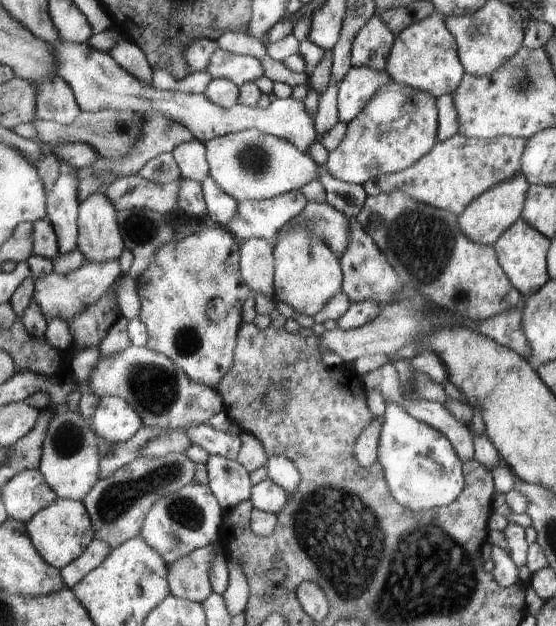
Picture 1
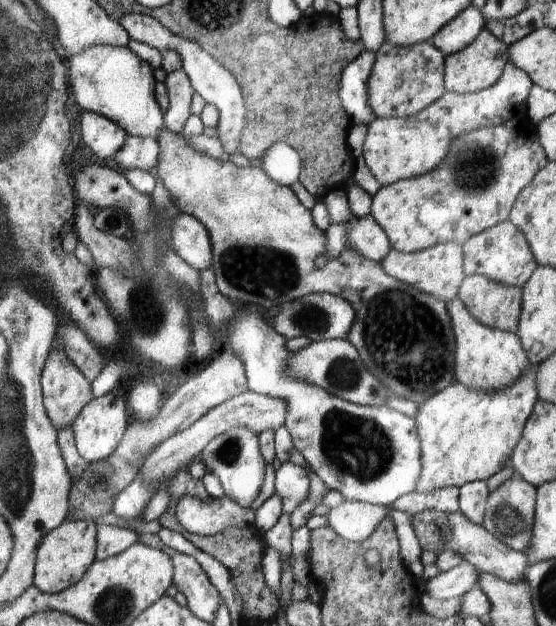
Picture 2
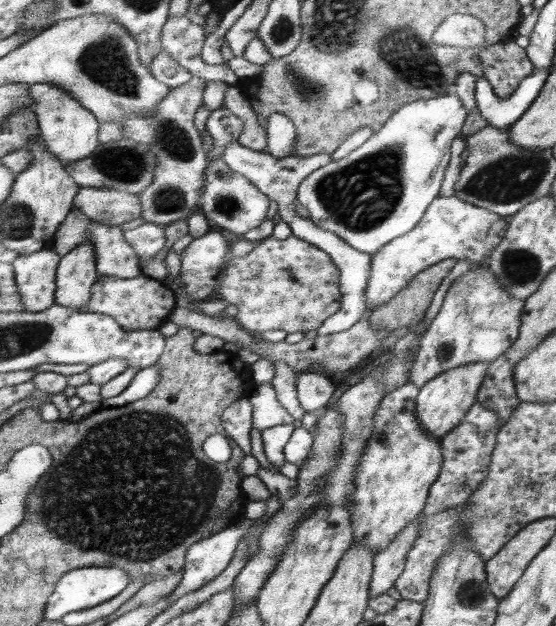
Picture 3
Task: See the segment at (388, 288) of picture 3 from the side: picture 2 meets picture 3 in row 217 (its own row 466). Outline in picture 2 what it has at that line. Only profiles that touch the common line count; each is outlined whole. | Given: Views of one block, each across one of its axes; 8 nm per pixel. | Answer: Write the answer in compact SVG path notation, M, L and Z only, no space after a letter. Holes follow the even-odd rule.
M530 364L530 369L523 380L519 380L513 388L500 393L480 393L471 390L465 384L454 383L439 394L429 398L427 402L419 404L417 412L417 430L419 442L421 442L421 460L423 460L423 472L417 486L417 492L435 492L439 488L457 486L461 488L465 484L475 481L486 481L511 462L513 451L521 442L525 425L533 414L537 401L540 400L537 392L537 369Z

